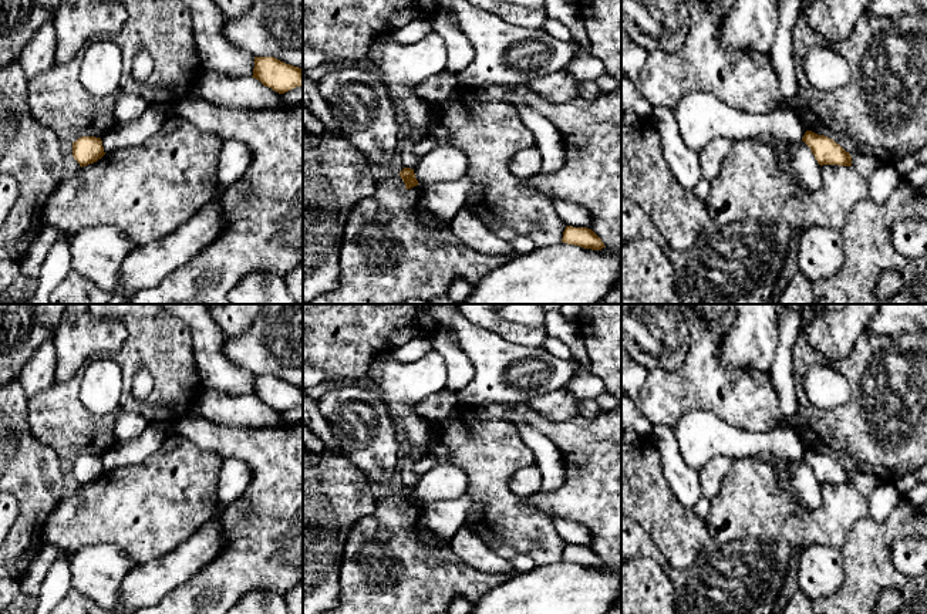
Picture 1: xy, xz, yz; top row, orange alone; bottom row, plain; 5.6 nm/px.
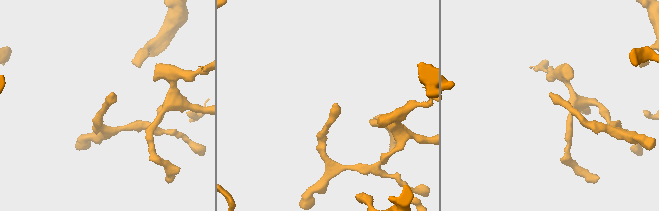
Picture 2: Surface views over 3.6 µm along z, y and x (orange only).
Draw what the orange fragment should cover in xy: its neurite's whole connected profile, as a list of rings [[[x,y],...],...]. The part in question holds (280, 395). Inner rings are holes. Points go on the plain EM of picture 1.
[[[254,375],[253,397],[279,412],[303,406],[303,388],[274,375]]]

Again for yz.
[[[806,449],[802,459],[810,466],[818,482],[852,485],[852,475],[833,458]]]

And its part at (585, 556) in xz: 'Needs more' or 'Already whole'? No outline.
Already whole

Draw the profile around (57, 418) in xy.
[[[81,374],[28,398],[28,426],[60,459],[102,456],[118,441],[115,416],[95,415],[80,399]]]

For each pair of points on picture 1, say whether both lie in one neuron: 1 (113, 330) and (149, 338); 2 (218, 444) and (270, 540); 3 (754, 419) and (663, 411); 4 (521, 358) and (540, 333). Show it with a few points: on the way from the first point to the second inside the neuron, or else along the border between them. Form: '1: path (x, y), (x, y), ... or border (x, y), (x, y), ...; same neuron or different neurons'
1: border (118, 319), (127, 338), (107, 356); different neurons
2: path (248, 452), (270, 475), (270, 510); same neuron
3: path (731, 402), (686, 401); same neuron
4: border (498, 334), (513, 343), (542, 347); different neurons

